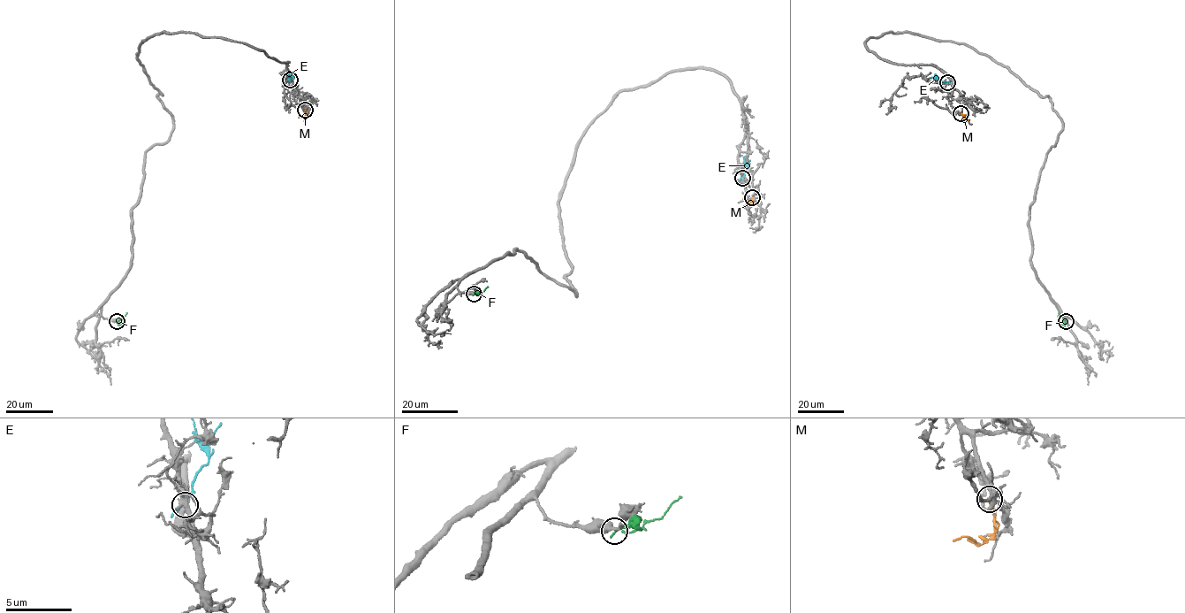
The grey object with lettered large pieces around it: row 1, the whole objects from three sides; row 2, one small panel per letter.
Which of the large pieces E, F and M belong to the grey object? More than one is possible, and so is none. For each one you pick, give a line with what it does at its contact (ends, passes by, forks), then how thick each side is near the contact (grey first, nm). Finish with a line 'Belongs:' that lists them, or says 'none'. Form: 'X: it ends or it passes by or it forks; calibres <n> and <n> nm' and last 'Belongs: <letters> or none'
Belongs: none

